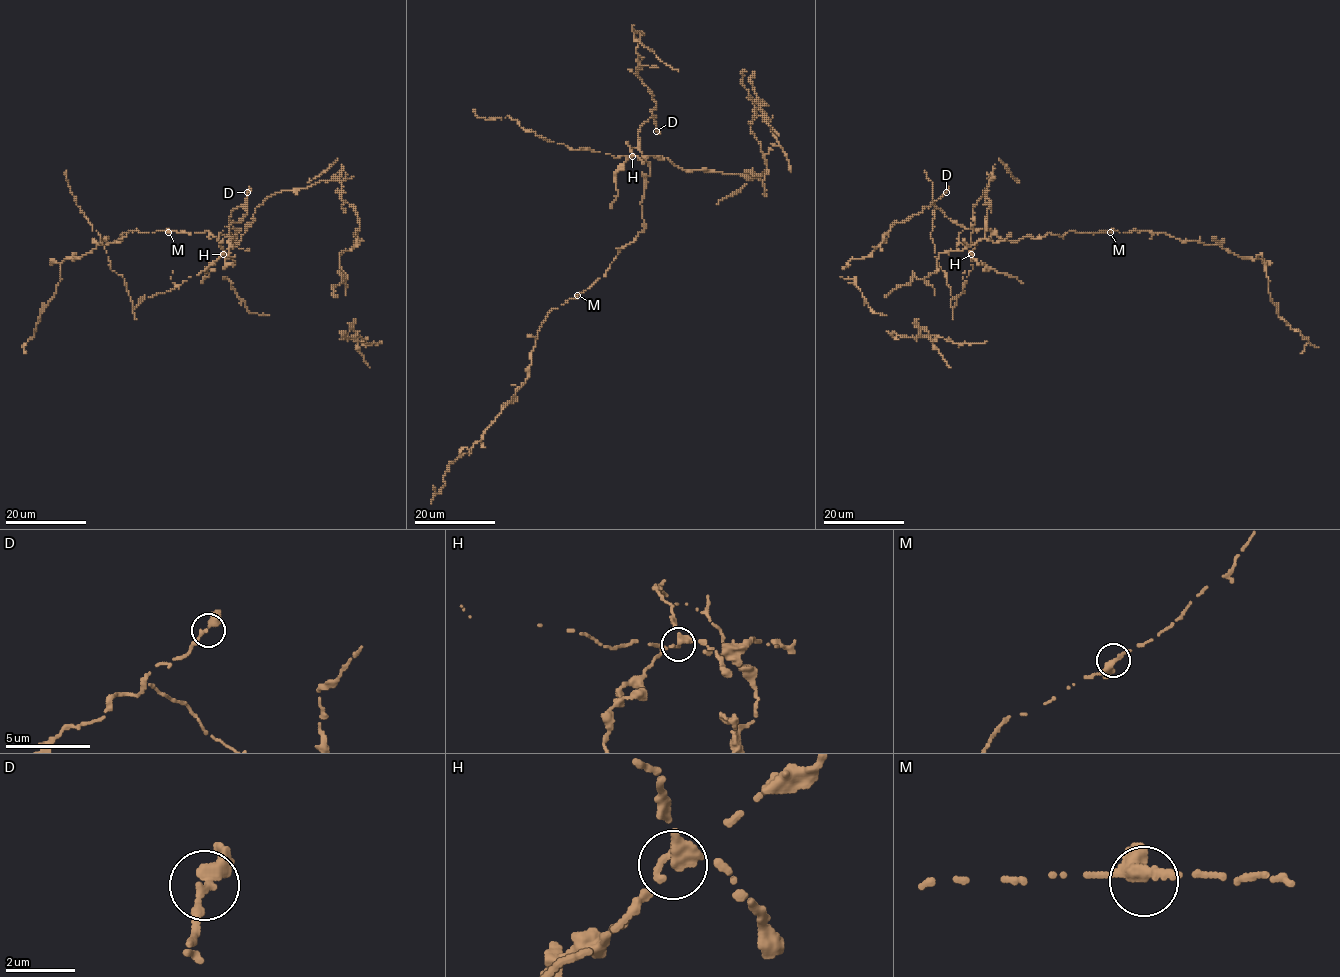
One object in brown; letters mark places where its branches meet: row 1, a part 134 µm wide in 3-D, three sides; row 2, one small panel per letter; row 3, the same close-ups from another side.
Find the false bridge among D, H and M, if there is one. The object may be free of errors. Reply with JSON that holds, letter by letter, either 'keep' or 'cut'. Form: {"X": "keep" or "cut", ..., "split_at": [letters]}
{"D": "keep", "H": "cut", "M": "keep", "split_at": ["H"]}

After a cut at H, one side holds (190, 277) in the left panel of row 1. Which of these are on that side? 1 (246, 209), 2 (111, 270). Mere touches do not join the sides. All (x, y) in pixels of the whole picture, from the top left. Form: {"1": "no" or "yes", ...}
{"1": "no", "2": "yes"}

